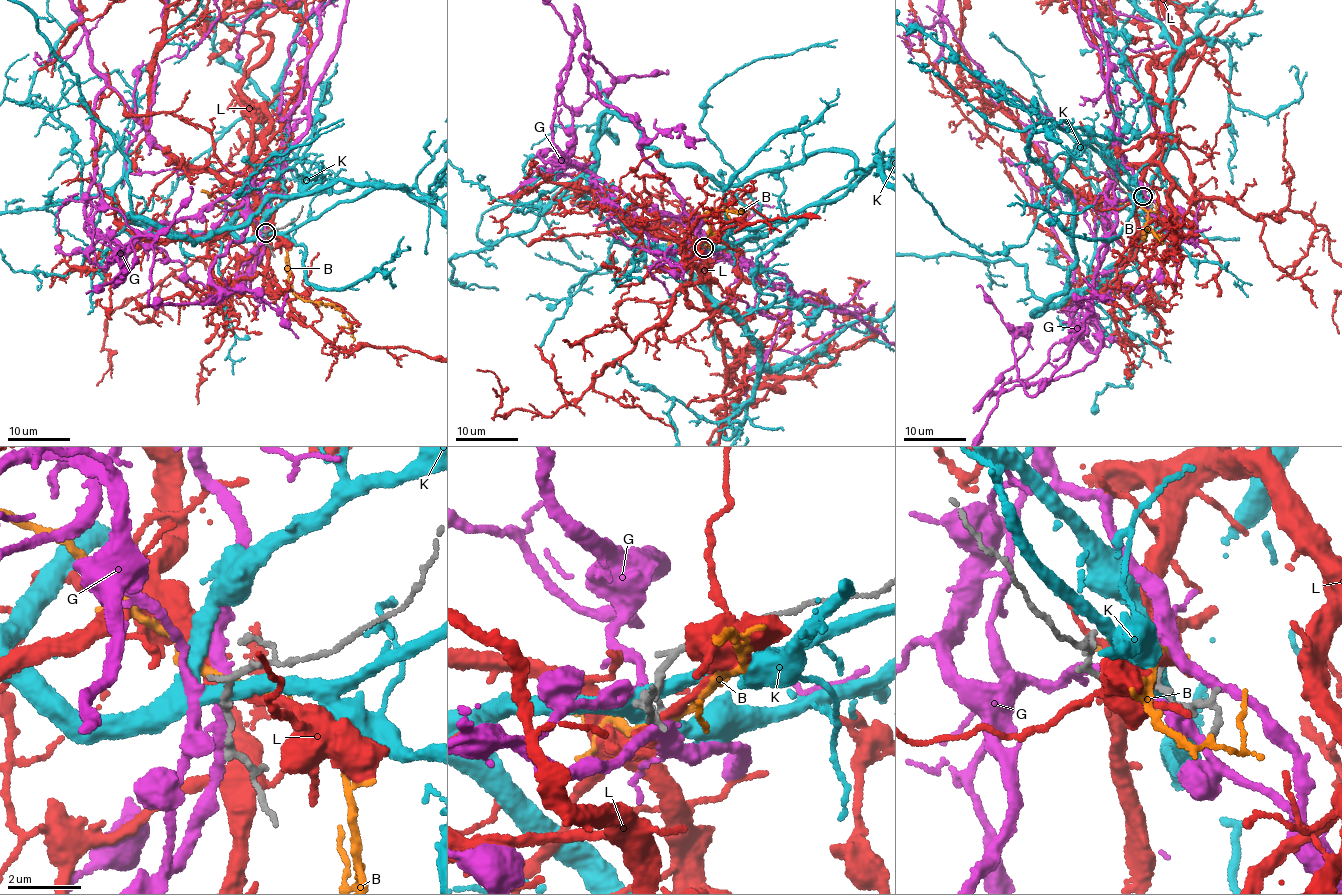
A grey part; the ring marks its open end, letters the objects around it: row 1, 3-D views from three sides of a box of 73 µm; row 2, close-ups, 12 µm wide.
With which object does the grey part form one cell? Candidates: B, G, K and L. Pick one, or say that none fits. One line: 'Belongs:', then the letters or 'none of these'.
Belongs: G

